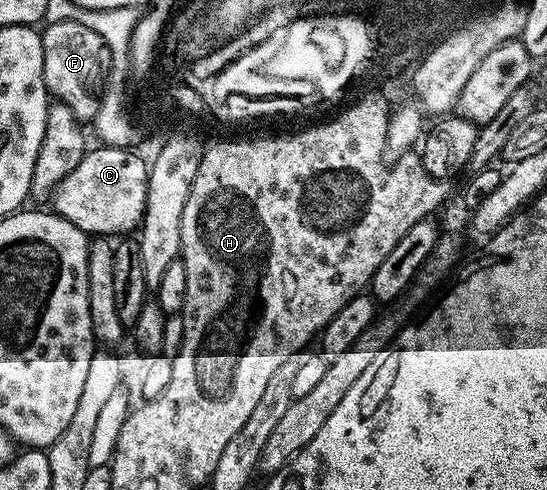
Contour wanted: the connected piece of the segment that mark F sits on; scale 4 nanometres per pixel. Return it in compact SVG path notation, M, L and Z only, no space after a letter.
M73 20L49 24L42 32L42 62L49 97L68 106L76 120L95 121L102 99L101 93L96 93L96 87L100 84L100 71L106 68L106 49L102 38L98 38L94 30Z

